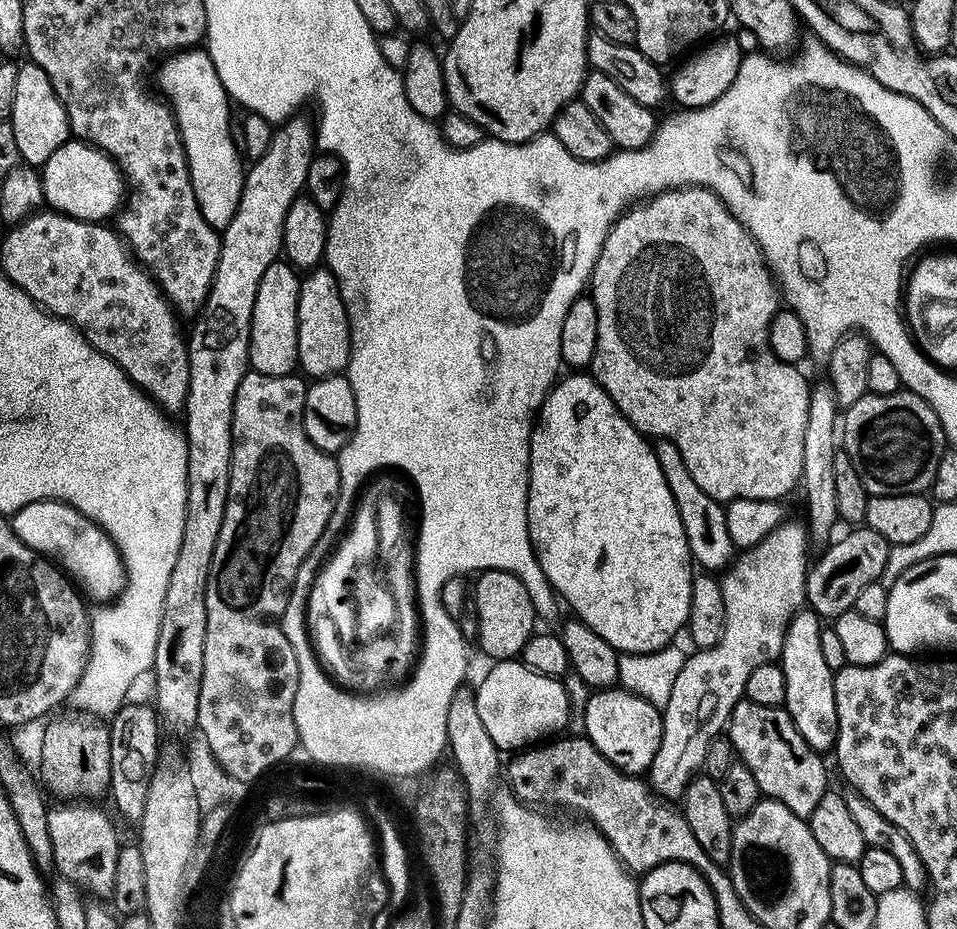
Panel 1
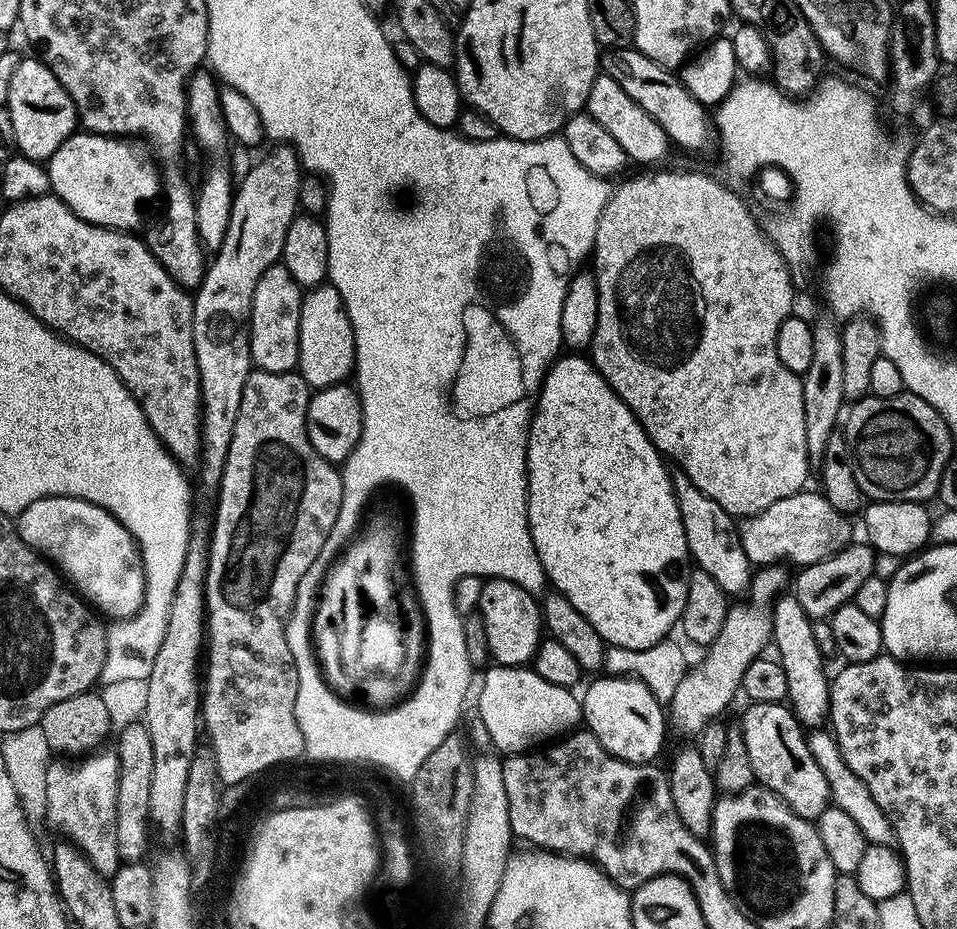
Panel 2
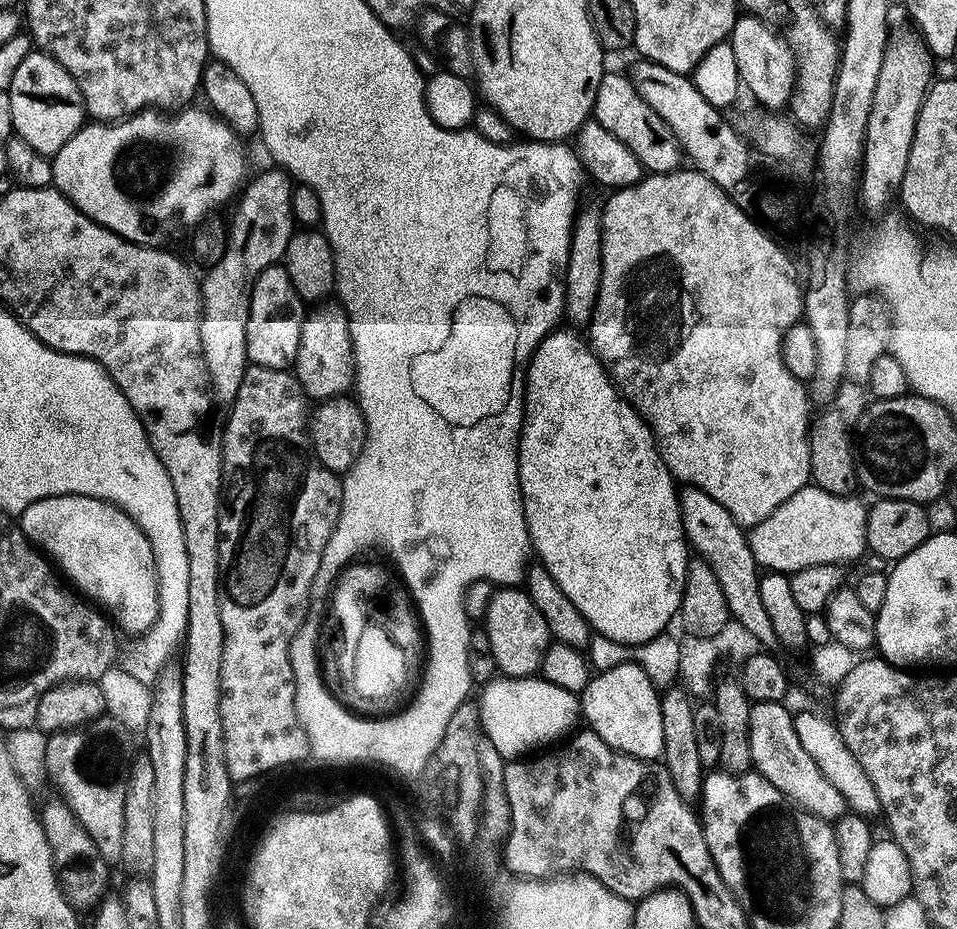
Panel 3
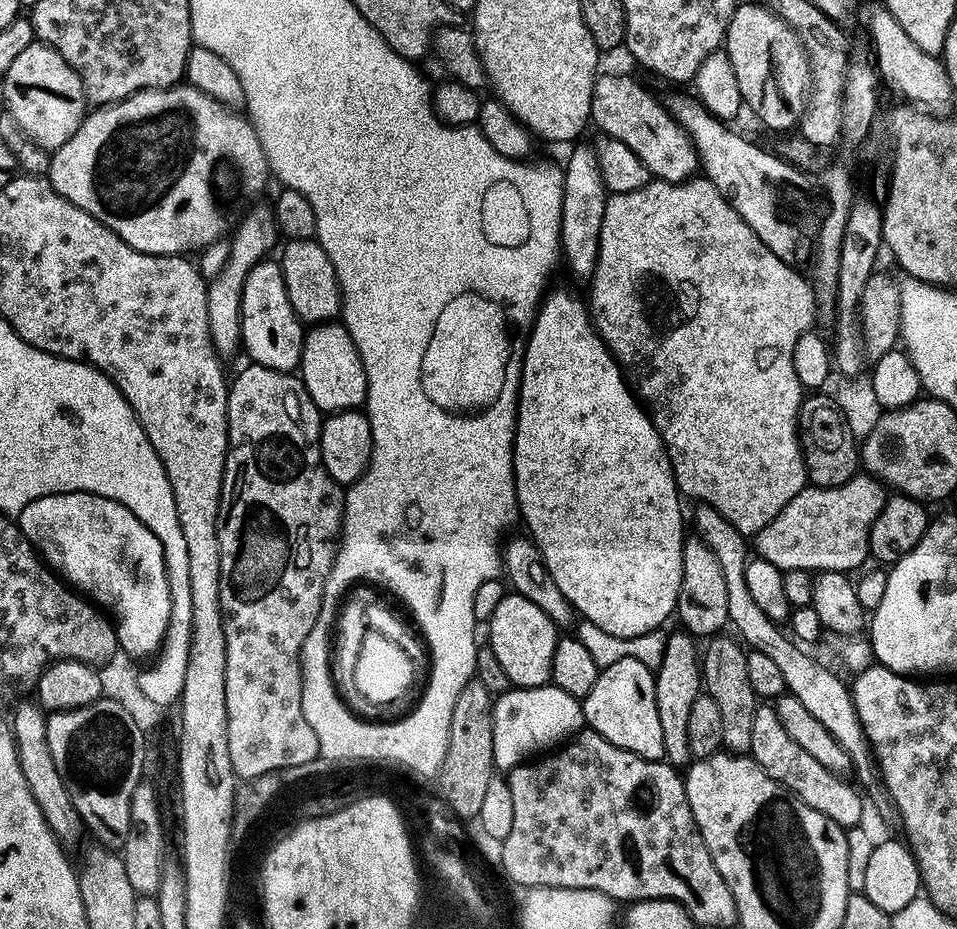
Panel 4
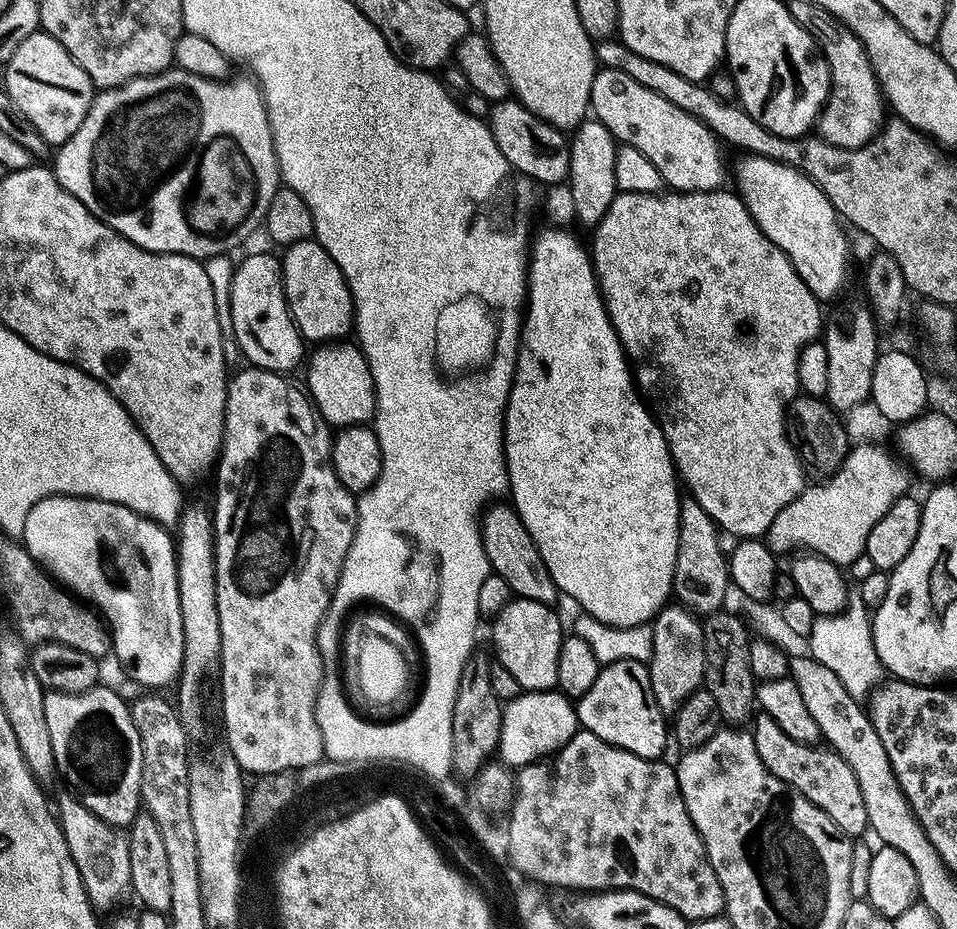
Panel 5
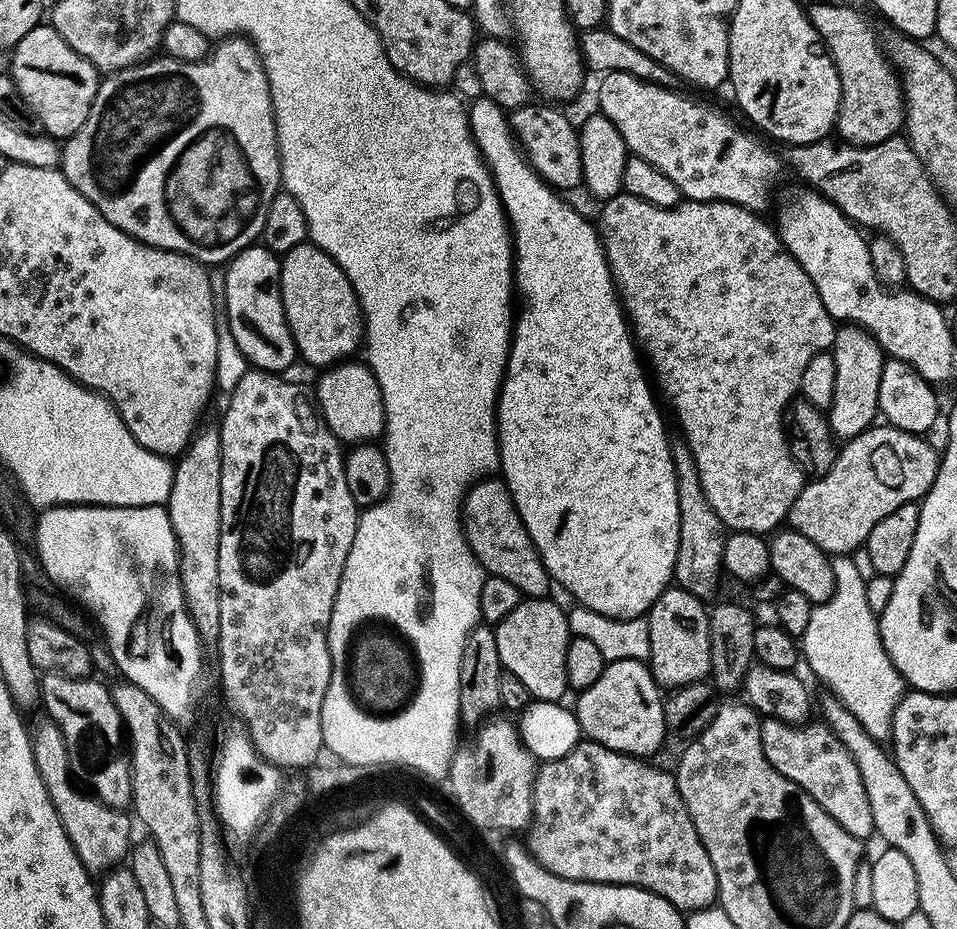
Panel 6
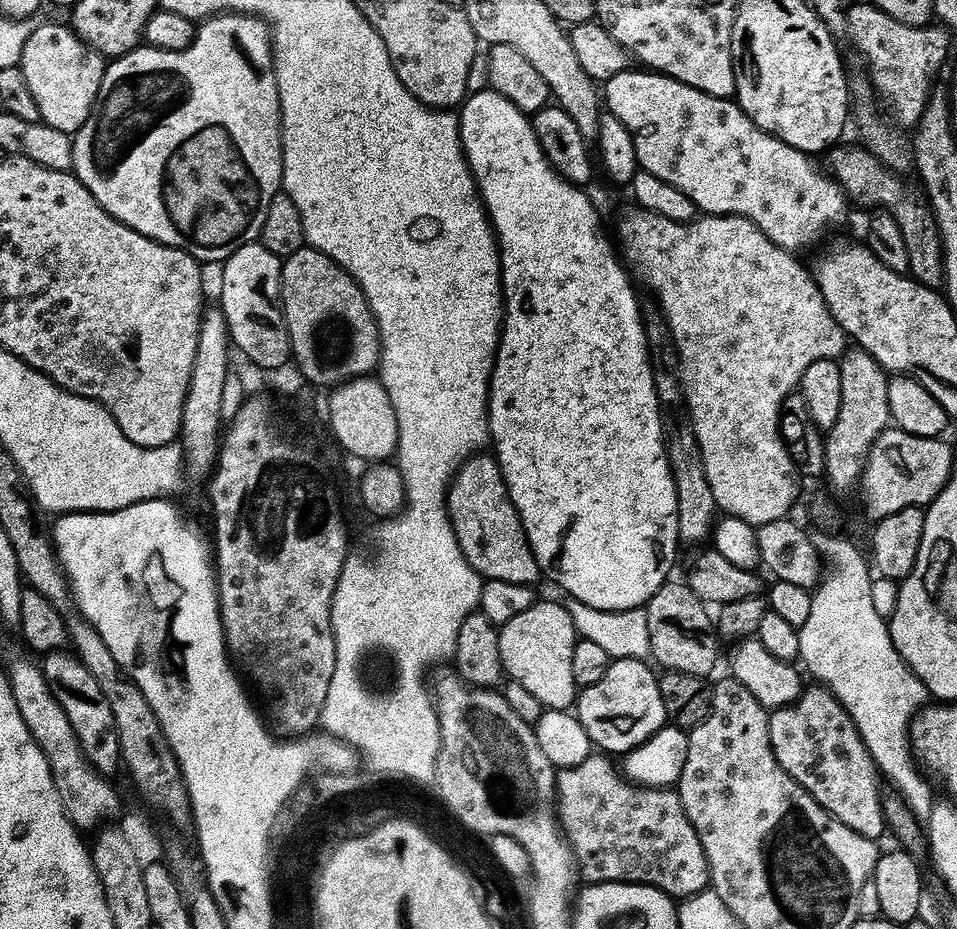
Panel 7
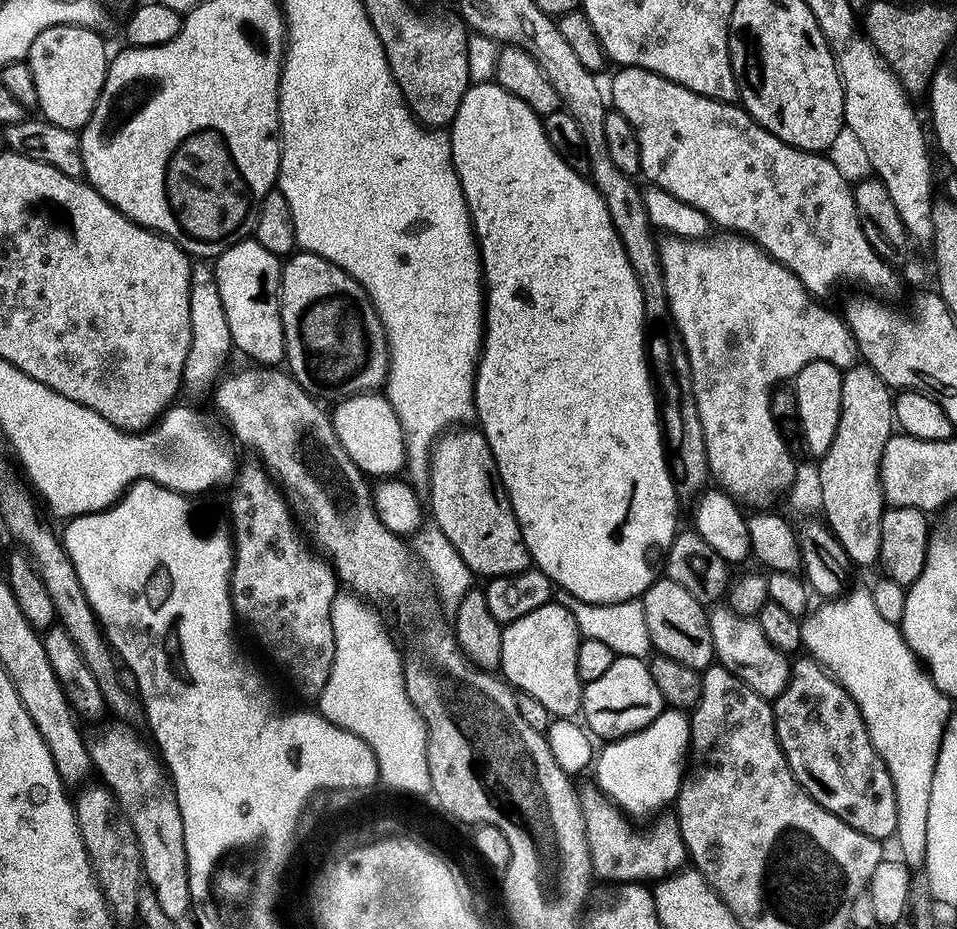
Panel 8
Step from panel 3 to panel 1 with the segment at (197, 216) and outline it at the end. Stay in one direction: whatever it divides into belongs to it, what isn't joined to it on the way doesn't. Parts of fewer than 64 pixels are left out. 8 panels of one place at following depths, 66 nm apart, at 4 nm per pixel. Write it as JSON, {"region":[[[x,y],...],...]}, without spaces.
{"region":[[[69,138],[65,144],[58,146],[54,154],[42,166],[44,177],[44,198],[49,209],[62,212],[65,216],[72,216],[76,220],[86,220],[89,222],[104,222],[117,215],[118,209],[125,203],[126,181],[124,173],[120,171],[116,161],[111,156],[107,156],[100,148],[93,144],[85,144],[83,140]]]}

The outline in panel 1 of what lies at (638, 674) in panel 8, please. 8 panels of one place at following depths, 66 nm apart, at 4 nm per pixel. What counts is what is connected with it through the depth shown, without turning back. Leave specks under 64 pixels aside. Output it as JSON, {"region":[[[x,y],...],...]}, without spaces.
{"region":[[[617,686],[593,691],[588,701],[582,705],[582,712],[584,712],[583,735],[619,772],[647,773],[660,745],[661,709],[655,708],[641,696],[626,692]]]}

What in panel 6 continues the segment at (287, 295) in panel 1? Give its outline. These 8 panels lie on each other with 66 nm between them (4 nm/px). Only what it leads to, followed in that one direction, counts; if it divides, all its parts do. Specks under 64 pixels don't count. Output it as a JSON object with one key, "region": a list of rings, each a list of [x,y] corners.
{"region":[[[263,246],[244,248],[227,261],[224,278],[230,331],[248,364],[262,372],[287,373],[298,353],[280,297],[280,256]]]}

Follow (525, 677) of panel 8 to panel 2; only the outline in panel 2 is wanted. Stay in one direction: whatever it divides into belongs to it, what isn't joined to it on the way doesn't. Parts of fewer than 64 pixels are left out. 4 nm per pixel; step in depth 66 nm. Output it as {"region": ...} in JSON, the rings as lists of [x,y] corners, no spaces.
{"region":[[[484,580],[478,614],[486,630],[491,659],[500,666],[524,666],[531,661],[542,639],[542,608],[532,601],[533,593],[509,580]]]}

